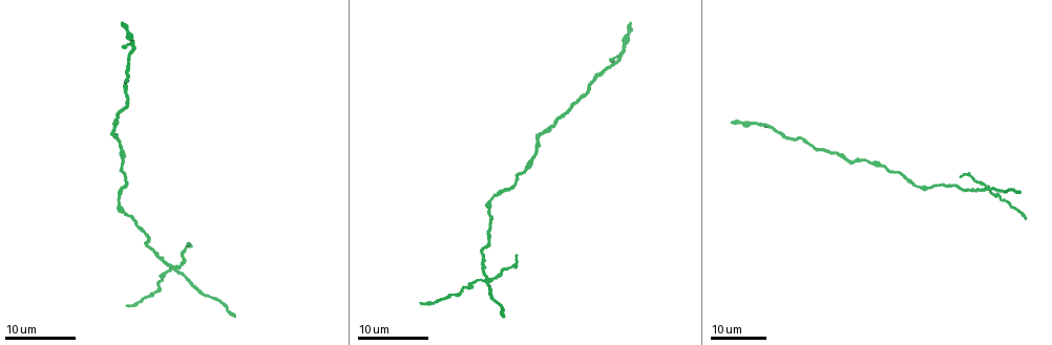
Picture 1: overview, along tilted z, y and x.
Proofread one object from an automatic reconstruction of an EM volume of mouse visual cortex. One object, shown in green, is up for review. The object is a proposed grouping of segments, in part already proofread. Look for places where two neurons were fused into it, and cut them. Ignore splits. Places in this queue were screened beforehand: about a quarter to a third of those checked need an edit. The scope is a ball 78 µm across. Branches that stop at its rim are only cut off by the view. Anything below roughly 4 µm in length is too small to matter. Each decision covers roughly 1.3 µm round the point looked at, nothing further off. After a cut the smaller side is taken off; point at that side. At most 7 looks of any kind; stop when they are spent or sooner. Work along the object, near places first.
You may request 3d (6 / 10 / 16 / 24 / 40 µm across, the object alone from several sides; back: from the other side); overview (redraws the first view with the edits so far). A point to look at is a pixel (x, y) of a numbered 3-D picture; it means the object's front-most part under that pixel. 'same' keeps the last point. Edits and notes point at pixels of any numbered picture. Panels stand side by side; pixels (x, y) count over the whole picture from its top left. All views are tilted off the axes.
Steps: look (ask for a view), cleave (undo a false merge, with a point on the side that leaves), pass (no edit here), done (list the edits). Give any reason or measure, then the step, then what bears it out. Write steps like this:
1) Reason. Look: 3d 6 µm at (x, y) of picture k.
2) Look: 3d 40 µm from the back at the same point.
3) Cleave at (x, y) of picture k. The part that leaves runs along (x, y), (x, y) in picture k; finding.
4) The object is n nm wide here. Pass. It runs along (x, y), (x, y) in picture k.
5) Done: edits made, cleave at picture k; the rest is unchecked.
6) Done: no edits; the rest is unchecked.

Look: 3d 24 µm at (895, 171) of picture 1.

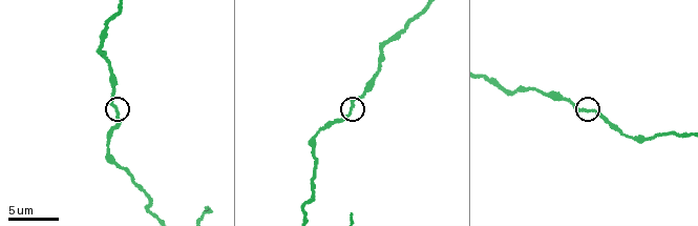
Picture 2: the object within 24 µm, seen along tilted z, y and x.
Look: 3d 6 µm at (117, 112) of picture 2.

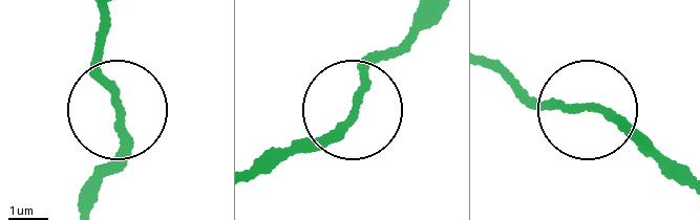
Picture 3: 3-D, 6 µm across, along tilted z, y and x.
The object is 190 nm wide here. Pass. It runs along (584, 107), (612, 114), (678, 177) in picture 3; one neuron here.

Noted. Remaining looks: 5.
Thin arm on a thick one. Look: 3d 24 µm at (989, 189) of picture 1.

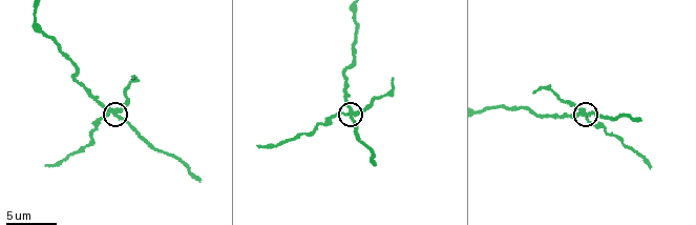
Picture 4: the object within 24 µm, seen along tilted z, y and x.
Look: 3d 10 µm at (350, 111) of picture 4.

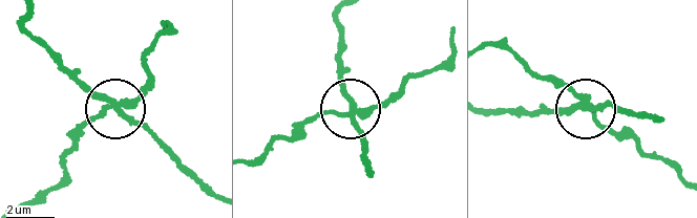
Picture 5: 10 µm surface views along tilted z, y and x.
4 arms meet here. Cleave at (88, 120) of picture 5. The part that leaves runs along (115, 105), (75, 132), (55, 184), (16, 204) in picture 5; two neurons meet here.

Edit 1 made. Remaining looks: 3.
Look: overview.

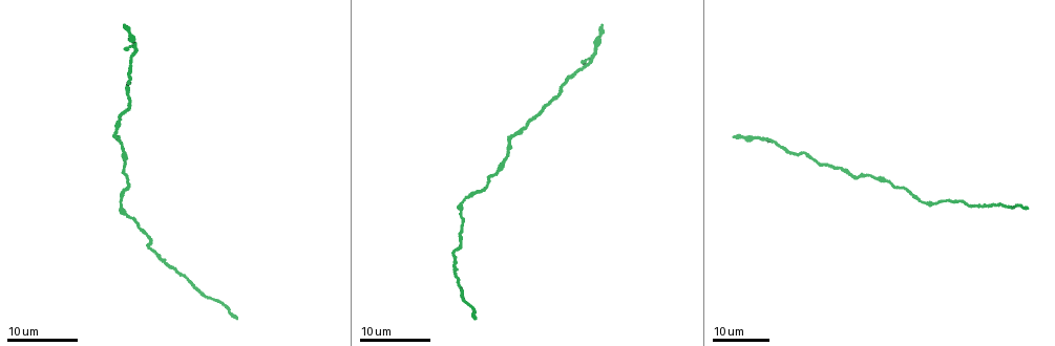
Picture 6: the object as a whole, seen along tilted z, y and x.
A narrow waist. Look: 3d 24 µm at (147, 236) of picture 6.

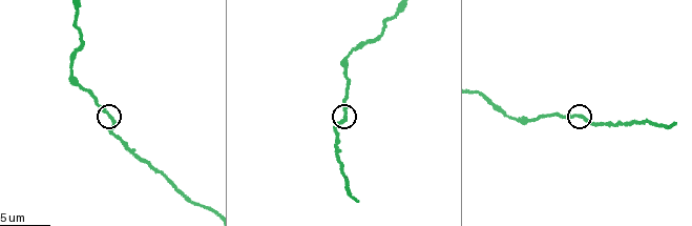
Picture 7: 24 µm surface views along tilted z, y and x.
Look: 3d 10 µm at (578, 114) of picture 7.

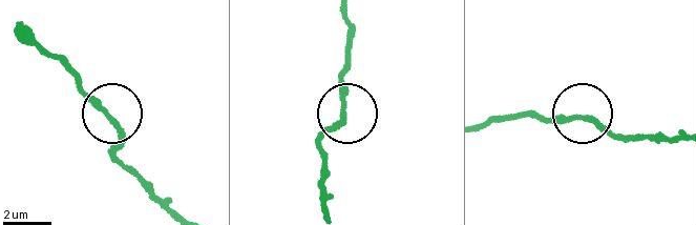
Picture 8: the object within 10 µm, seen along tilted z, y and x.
Pass. It runs along (26, 25), (105, 108), (117, 128), (116, 159) in picture 8; all the same neuron.

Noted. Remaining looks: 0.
Done: edits made, cleave at picture 5; the rest is unchecked.

